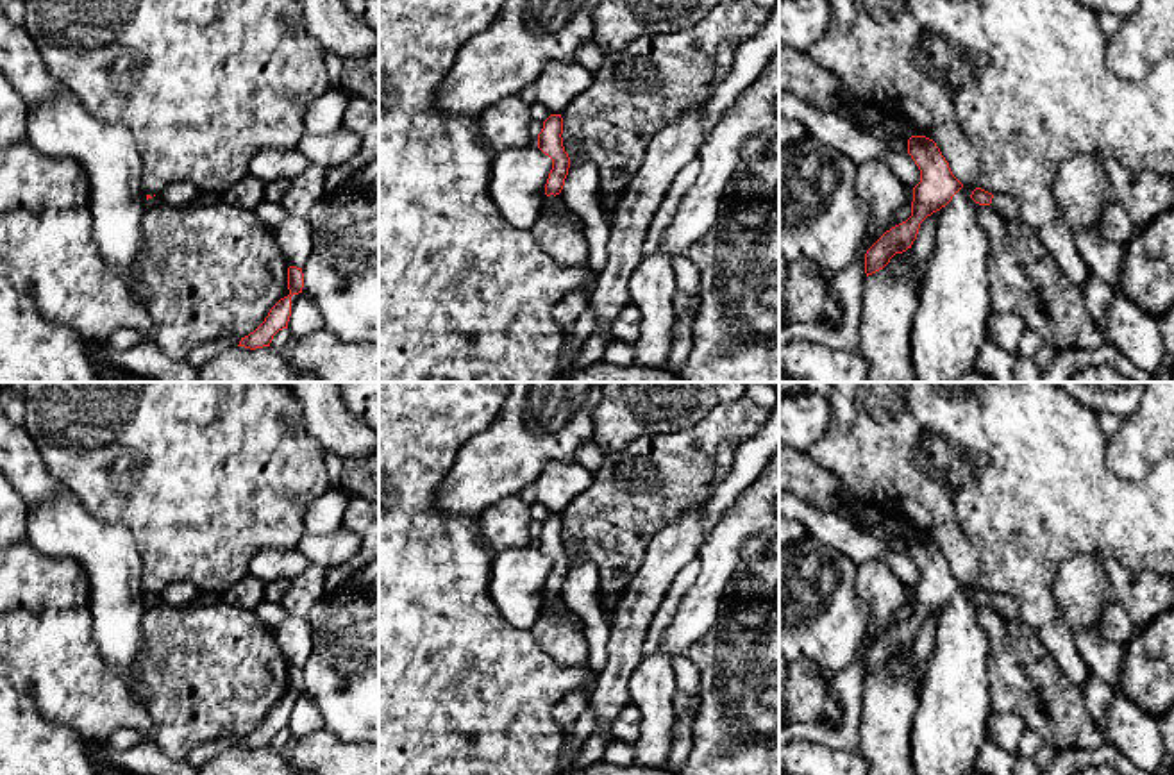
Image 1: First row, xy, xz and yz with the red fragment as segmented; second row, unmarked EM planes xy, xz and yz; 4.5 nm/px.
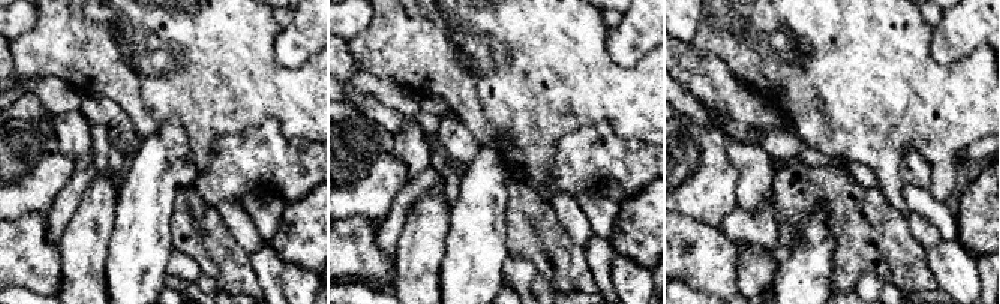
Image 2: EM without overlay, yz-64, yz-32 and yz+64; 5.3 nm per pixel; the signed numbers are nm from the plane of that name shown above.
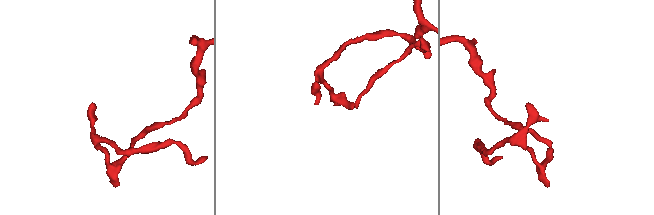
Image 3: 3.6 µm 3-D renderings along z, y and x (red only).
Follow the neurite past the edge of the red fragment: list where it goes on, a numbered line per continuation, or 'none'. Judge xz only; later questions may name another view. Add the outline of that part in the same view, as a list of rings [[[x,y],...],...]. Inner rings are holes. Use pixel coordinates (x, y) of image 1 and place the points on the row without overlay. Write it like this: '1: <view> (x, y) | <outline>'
1: xz (554, 604) | [[[559,595],[547,596],[547,609],[559,616],[568,616],[575,625],[581,625],[581,620],[563,604]]]

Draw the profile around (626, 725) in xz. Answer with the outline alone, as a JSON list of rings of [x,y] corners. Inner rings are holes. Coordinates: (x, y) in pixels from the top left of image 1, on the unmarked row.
[[[629,704],[615,718],[611,734],[615,736],[615,739],[636,743],[640,736],[640,721],[642,721],[642,716],[640,716],[638,707]]]

